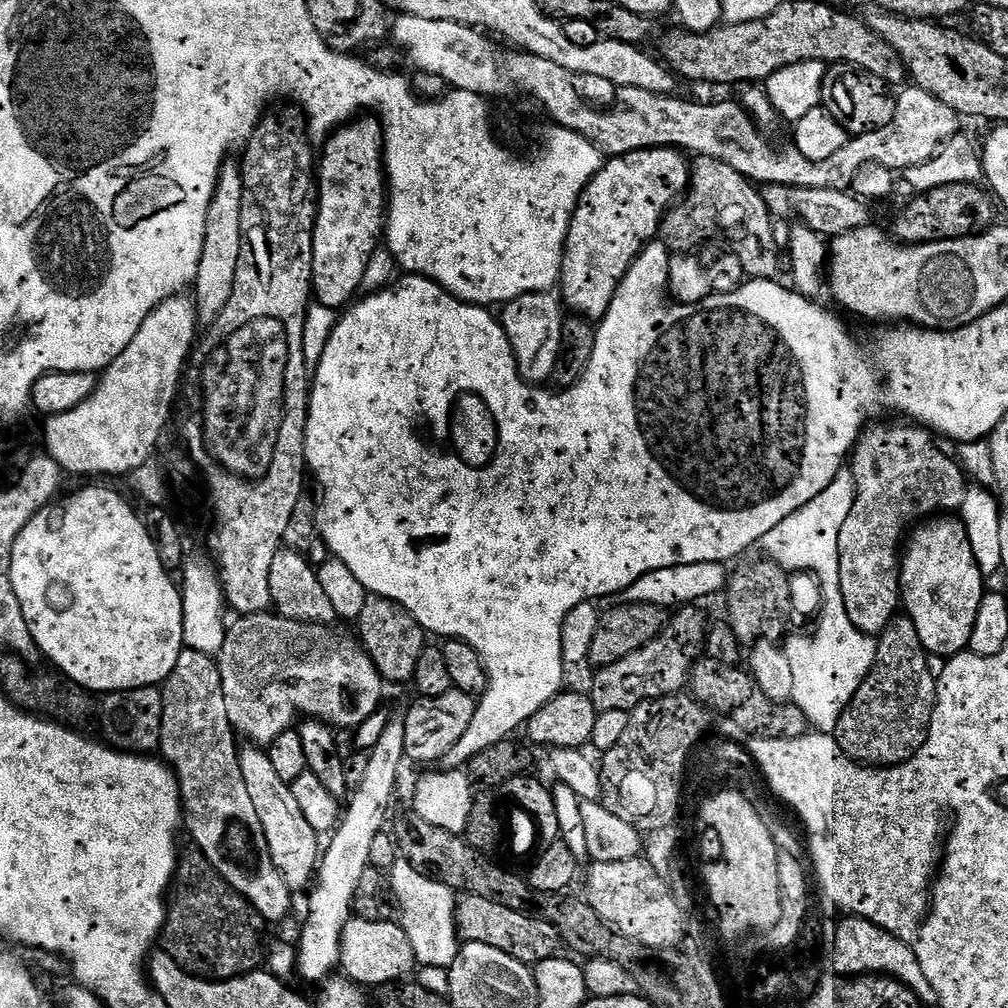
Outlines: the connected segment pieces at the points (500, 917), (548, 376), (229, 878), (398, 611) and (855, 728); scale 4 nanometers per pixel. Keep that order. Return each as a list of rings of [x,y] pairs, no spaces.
[[[464,896],[457,901],[456,927],[461,941],[492,946],[529,966],[555,957],[556,950],[560,950],[562,946],[560,932],[545,920],[510,910],[509,907],[499,906],[489,899],[477,896]]]
[[[531,292],[503,305],[501,312],[504,313],[499,313],[498,319],[514,352],[521,378],[537,386],[551,381],[555,363],[558,362],[563,324],[566,319],[561,301],[547,292]]]
[[[185,648],[178,656],[177,665],[169,674],[167,680],[162,685],[164,693],[164,701],[162,702],[162,738],[160,739],[159,755],[165,764],[171,768],[176,781],[180,787],[180,803],[182,805],[182,820],[186,825],[186,832],[192,835],[191,843],[195,847],[202,850],[202,854],[206,854],[206,858],[216,867],[218,874],[222,874],[222,878],[226,878],[226,882],[230,882],[230,886],[238,894],[242,894],[252,903],[252,907],[258,910],[258,914],[263,916],[265,921],[284,920],[288,916],[288,911],[292,908],[293,889],[286,886],[286,882],[278,870],[274,866],[274,862],[270,858],[270,850],[266,846],[266,834],[262,834],[262,822],[258,818],[258,813],[254,811],[254,802],[250,802],[250,794],[246,794],[246,782],[242,778],[242,770],[240,769],[240,753],[238,751],[237,733],[232,730],[232,723],[226,714],[226,694],[222,694],[222,678],[220,677],[220,666],[217,661],[211,657],[202,654],[200,651],[192,651]]]
[[[369,595],[366,606],[358,621],[360,636],[358,643],[385,681],[400,684],[411,681],[414,666],[418,666],[418,657],[426,647],[426,633],[419,622],[402,605],[381,596]]]
[[[896,615],[879,633],[876,661],[842,710],[834,733],[838,746],[850,759],[874,768],[892,768],[922,750],[936,705],[937,677],[932,675],[928,658],[908,615]]]

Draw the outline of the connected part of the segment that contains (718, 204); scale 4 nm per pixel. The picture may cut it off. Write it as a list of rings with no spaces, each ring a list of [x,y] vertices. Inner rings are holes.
[[[696,156],[690,164],[686,195],[664,213],[658,239],[668,247],[669,253],[688,254],[707,240],[726,242],[728,226],[732,232],[738,232],[740,228],[746,230],[766,220],[774,220],[774,217],[764,202],[761,189],[753,181],[718,158]]]

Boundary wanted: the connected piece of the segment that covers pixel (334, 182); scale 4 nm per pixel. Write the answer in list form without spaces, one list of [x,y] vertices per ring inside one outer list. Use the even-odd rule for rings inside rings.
[[[356,118],[351,122],[339,127],[327,140],[323,141],[324,157],[318,160],[318,207],[316,210],[316,228],[312,231],[312,295],[315,303],[321,309],[333,310],[340,308],[344,310],[357,299],[360,287],[362,286],[362,274],[366,274],[366,265],[370,263],[370,254],[374,254],[378,247],[378,241],[381,239],[386,223],[386,169],[384,166],[384,129],[381,121],[376,118],[364,120],[365,118]]]

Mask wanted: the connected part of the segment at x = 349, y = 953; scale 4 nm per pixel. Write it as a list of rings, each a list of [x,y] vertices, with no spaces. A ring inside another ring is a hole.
[[[349,918],[346,922],[340,939],[339,967],[347,979],[361,986],[392,986],[411,977],[417,964],[410,939],[399,923],[391,919],[370,922],[359,918]]]

